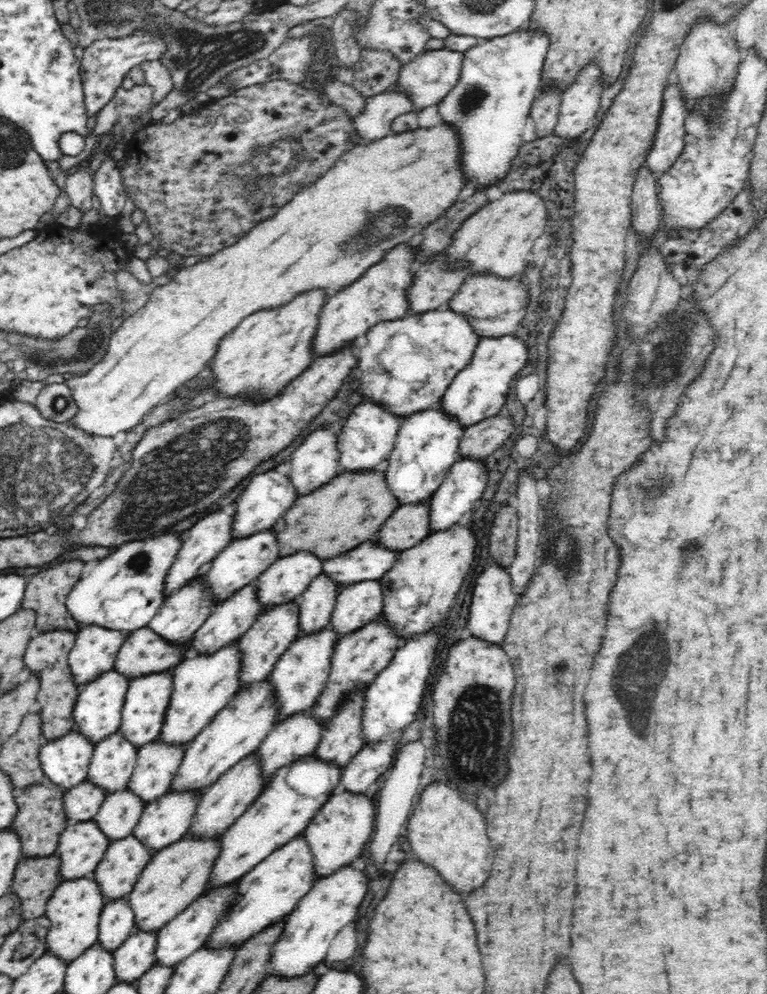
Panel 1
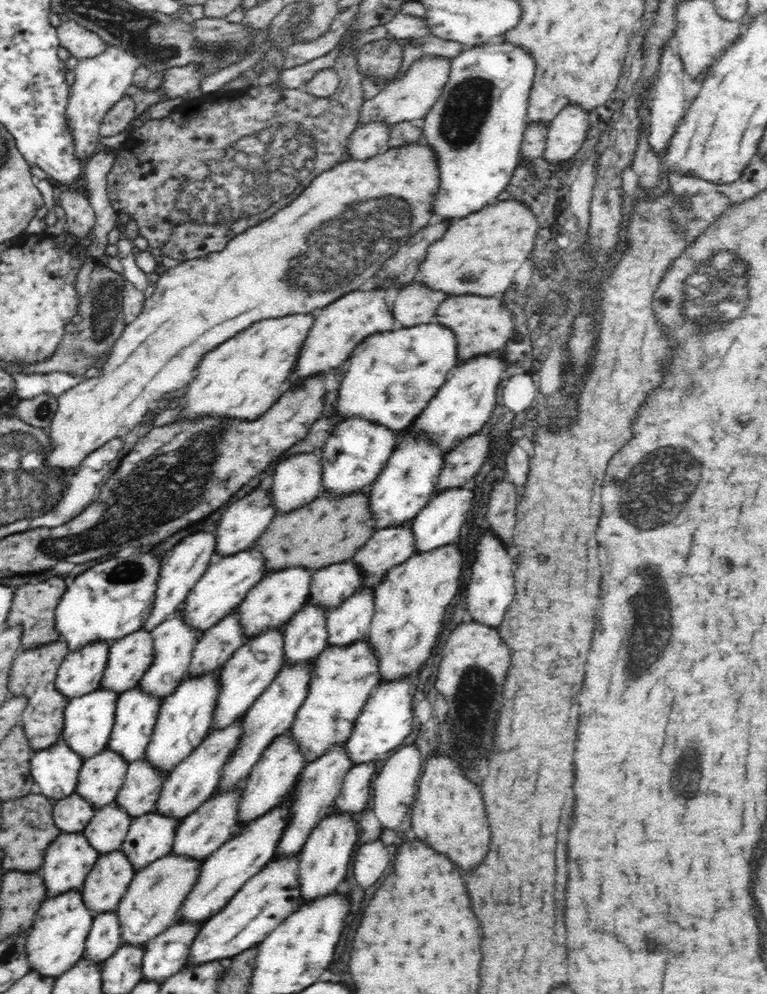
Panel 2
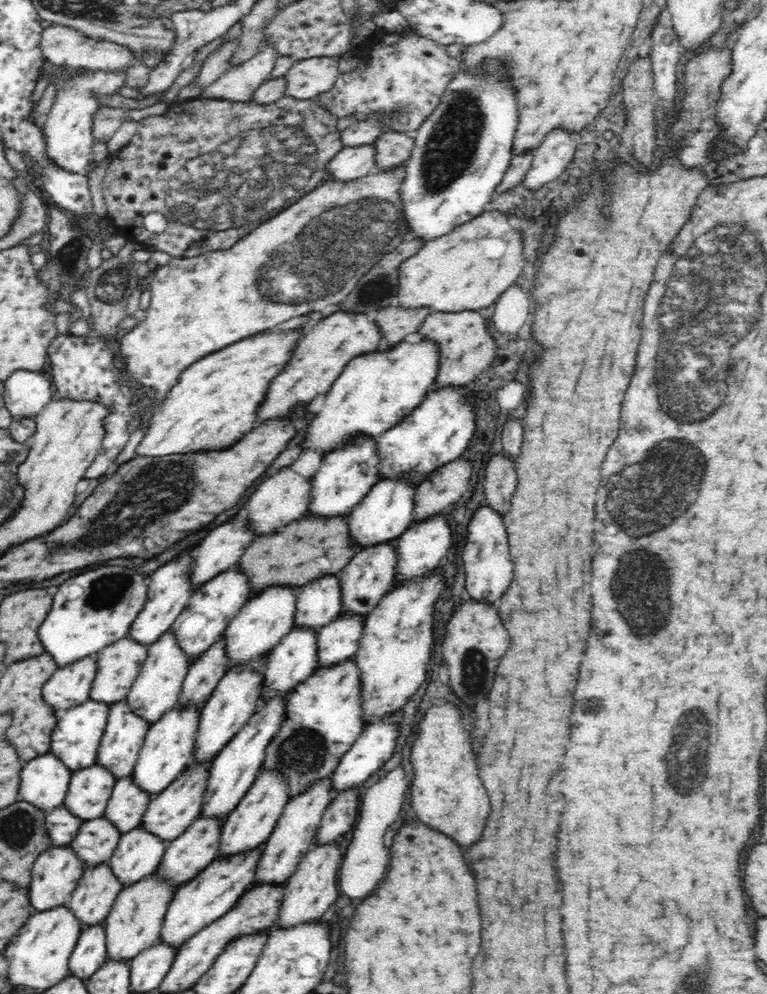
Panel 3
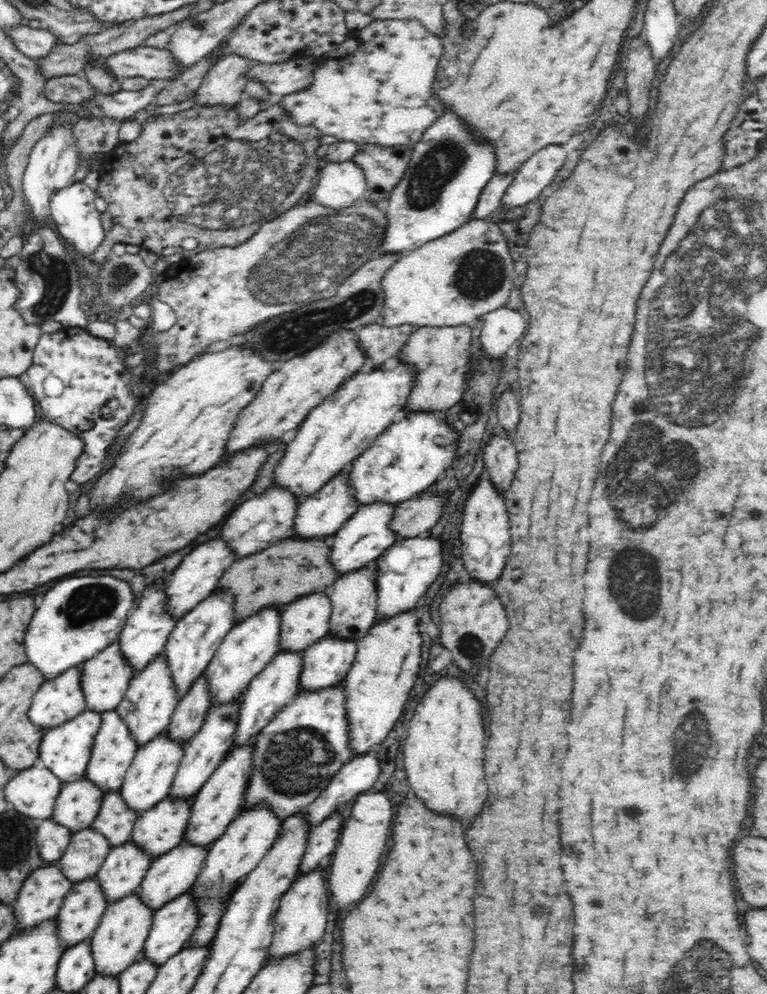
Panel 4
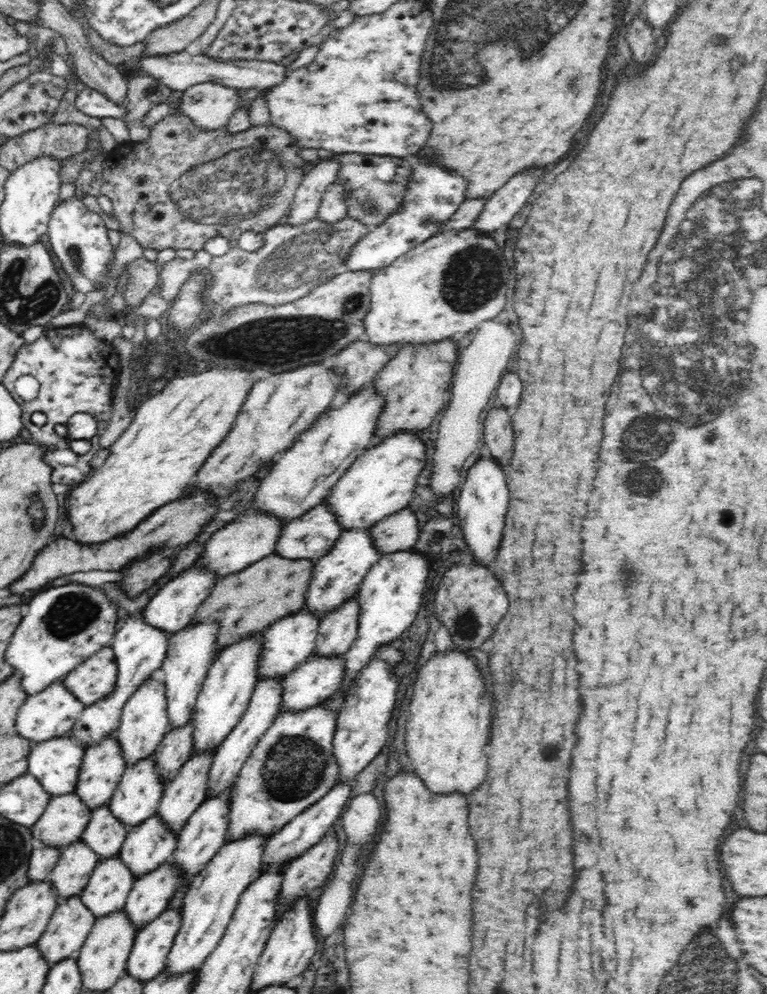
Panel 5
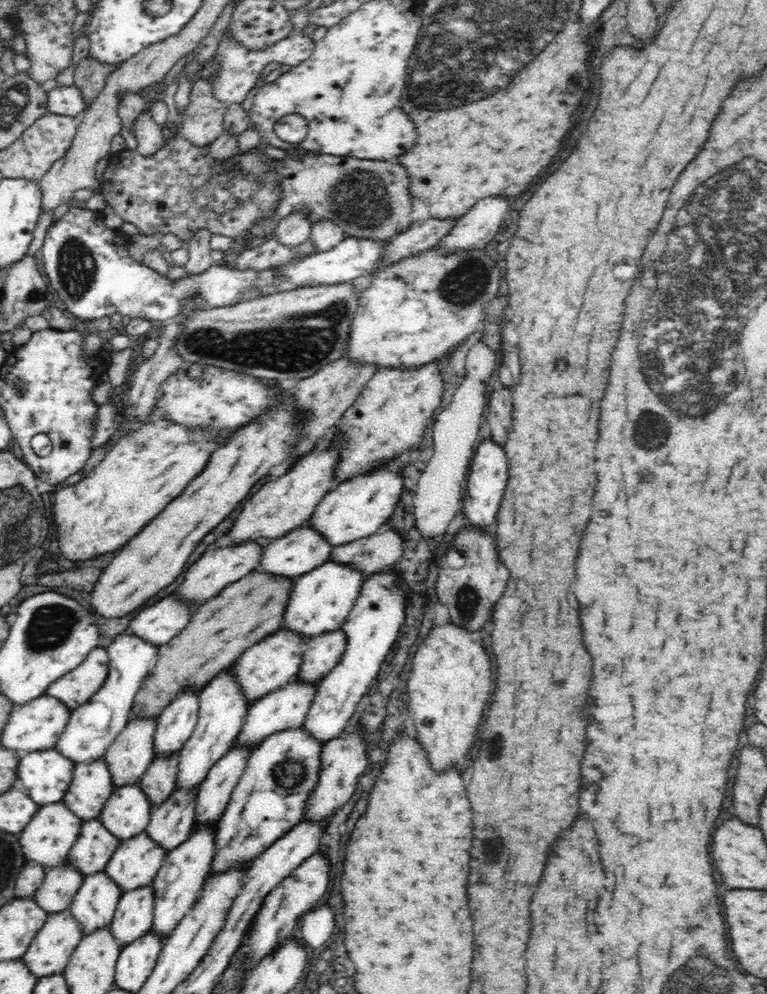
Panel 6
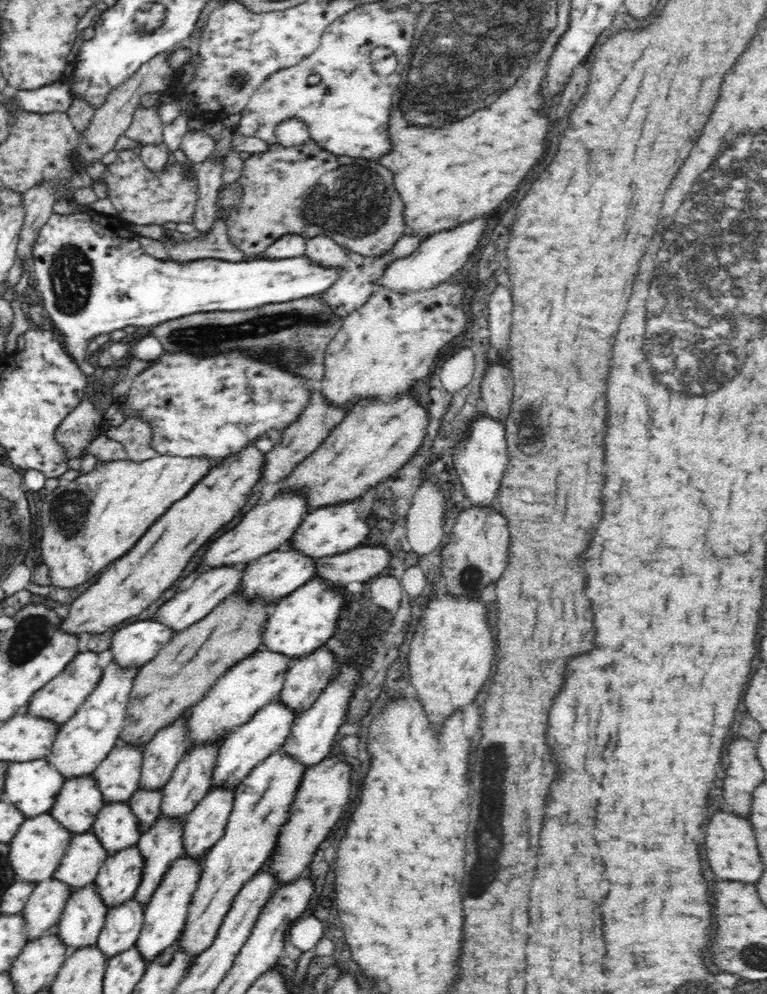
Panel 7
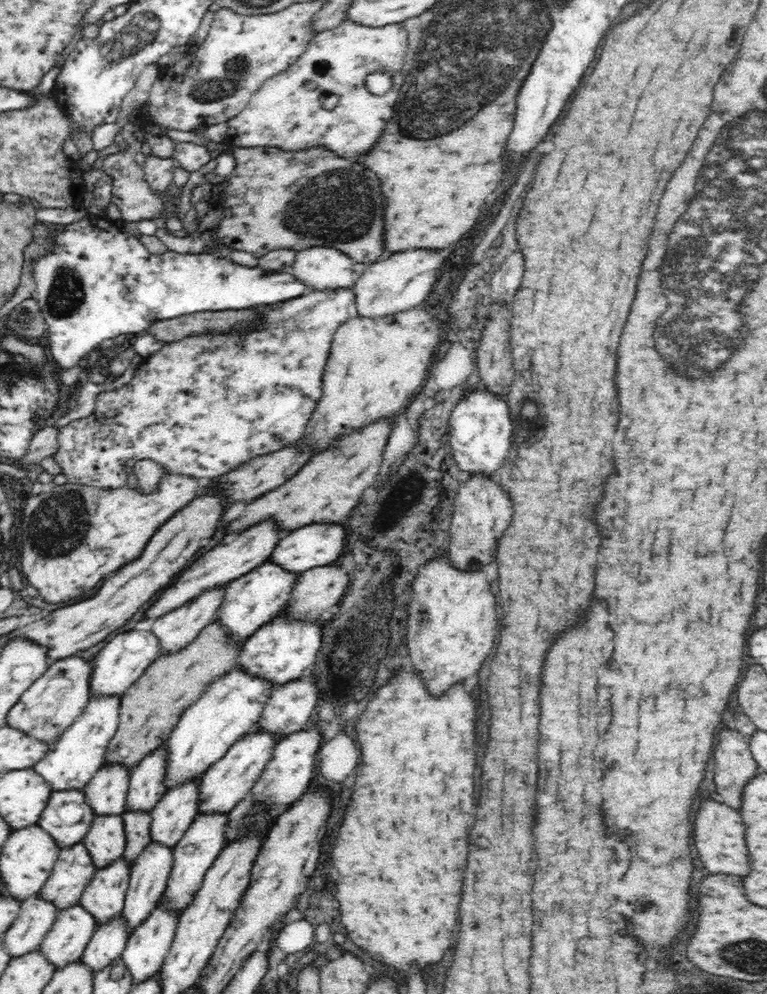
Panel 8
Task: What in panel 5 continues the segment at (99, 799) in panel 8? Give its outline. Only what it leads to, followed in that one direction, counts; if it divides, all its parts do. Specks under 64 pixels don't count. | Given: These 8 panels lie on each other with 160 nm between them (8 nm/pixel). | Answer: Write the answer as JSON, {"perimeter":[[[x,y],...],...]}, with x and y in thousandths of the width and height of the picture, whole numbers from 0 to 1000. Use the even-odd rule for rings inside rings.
{"perimeter":[[[197,682],[180,692],[179,696],[164,706],[156,729],[151,736],[151,745],[156,749],[159,763],[166,771],[177,769],[180,765],[188,765],[190,761],[197,761],[203,755],[214,740],[223,736],[219,720],[219,708],[215,696],[215,688],[209,688]]]}

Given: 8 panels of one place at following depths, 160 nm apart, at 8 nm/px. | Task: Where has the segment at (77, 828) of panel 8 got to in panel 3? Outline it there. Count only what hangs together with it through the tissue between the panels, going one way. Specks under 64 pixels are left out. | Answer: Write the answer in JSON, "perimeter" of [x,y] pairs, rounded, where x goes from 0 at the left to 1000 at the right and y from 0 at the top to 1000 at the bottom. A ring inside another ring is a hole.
{"perimeter":[[[159,705],[143,709],[140,727],[130,752],[128,752],[124,769],[132,770],[133,773],[137,773],[153,784],[156,784],[173,777],[197,729],[192,724],[175,717],[175,714],[169,713],[169,709],[164,709],[164,706]]]}

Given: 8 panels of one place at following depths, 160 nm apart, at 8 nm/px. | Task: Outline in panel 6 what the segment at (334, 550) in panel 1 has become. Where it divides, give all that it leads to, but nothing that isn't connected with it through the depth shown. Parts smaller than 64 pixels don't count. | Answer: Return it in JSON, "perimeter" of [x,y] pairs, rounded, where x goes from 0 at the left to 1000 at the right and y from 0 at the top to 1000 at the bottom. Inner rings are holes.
{"perimeter":[[[335,572],[297,588],[282,602],[256,612],[256,622],[248,623],[237,638],[209,650],[203,669],[181,695],[171,721],[186,718],[205,722],[239,695],[250,692],[259,698],[286,677],[302,672],[322,652],[362,635],[382,586],[379,581],[355,579]]]}

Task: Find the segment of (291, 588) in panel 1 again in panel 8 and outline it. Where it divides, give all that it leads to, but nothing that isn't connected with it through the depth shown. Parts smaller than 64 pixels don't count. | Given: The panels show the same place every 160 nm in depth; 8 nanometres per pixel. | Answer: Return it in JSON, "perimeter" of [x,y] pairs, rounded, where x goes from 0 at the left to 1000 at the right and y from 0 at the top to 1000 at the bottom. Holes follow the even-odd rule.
{"perimeter":[[[261,783],[222,793],[196,817],[196,841],[211,851],[226,852],[258,820]]]}

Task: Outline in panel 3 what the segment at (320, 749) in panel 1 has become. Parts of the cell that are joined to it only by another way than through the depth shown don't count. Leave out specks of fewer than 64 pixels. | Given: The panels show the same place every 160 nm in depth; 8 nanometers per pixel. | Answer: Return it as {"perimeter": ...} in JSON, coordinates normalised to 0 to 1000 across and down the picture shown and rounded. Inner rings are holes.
{"perimeter":[[[433,779],[420,785],[409,785],[402,795],[390,801],[378,803],[370,813],[369,819],[362,823],[360,831],[351,844],[344,847],[344,855],[335,869],[332,884],[334,889],[370,889],[386,877],[391,865],[412,851],[411,841],[419,831],[419,823],[425,813],[435,803]]]}

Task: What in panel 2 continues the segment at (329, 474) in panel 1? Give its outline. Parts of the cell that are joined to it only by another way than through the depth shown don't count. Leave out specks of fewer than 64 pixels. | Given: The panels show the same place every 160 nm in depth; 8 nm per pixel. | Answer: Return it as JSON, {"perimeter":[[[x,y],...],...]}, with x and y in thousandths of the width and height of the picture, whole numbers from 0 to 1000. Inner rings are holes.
{"perimeter":[[[419,452],[364,465],[351,492],[356,510],[368,518],[404,507],[422,496],[420,482]]]}

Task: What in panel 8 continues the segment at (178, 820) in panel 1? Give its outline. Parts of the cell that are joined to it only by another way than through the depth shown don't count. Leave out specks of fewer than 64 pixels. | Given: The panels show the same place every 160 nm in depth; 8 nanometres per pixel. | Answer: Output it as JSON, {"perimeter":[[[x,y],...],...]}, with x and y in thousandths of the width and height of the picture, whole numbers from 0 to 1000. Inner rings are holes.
{"perimeter":[[[96,909],[74,918],[73,926],[51,956],[73,975],[81,974],[106,966],[126,934],[124,924],[107,910]]]}

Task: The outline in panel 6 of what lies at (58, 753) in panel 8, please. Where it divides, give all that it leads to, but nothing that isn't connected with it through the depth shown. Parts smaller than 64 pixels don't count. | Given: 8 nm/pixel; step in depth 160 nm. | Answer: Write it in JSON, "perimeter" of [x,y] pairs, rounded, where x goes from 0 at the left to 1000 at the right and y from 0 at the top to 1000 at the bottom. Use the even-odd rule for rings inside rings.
{"perimeter":[[[158,637],[140,652],[142,662],[141,682],[130,694],[94,715],[85,736],[72,753],[98,770],[133,764],[156,736],[168,728],[172,712],[184,691],[192,687],[197,673],[206,664],[206,652],[168,637]]]}

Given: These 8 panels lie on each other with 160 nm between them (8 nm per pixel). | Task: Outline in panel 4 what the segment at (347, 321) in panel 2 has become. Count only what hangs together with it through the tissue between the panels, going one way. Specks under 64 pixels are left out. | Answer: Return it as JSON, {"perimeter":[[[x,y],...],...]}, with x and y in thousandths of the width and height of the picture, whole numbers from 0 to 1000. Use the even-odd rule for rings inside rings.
{"perimeter":[[[449,330],[438,336],[425,338],[425,342],[412,346],[404,354],[370,364],[360,374],[347,380],[347,386],[342,388],[336,398],[314,412],[309,425],[305,426],[305,435],[300,437],[300,443],[295,447],[292,461],[336,447],[368,445],[370,435],[389,431],[408,410],[425,398],[435,396],[451,380],[469,372],[472,366],[478,364],[477,360],[476,354],[468,349],[464,333]]]}

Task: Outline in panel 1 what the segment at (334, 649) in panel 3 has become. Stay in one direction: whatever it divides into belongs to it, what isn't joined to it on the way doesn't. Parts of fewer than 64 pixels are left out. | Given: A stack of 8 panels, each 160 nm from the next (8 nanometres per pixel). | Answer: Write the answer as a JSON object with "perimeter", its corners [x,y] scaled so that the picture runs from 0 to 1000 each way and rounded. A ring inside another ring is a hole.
{"perimeter":[[[477,584],[443,592],[432,630],[443,641],[477,630],[497,618],[499,596],[493,584]]]}

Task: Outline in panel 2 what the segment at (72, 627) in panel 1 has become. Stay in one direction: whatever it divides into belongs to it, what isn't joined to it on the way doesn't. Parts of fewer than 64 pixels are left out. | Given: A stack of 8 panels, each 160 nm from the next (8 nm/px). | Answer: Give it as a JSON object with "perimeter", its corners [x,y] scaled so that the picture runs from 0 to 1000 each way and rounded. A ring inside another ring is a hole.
{"perimeter":[[[81,578],[65,580],[48,588],[31,588],[18,594],[18,600],[13,614],[9,618],[7,632],[29,631],[27,653],[47,652],[55,648],[63,648],[77,644],[77,636],[72,632],[72,614],[80,600],[86,594],[85,584]]]}

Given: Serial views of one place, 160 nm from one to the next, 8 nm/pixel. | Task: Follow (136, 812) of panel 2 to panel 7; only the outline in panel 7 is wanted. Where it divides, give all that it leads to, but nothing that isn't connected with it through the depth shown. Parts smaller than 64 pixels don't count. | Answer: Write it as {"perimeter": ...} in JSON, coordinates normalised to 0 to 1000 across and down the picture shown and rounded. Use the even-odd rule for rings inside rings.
{"perimeter":[[[120,835],[95,840],[91,844],[90,852],[85,855],[85,860],[81,862],[78,871],[69,879],[69,883],[85,887],[94,898],[99,897],[104,893],[110,893],[123,887],[130,872],[137,868],[142,860],[142,857],[130,849]]]}

